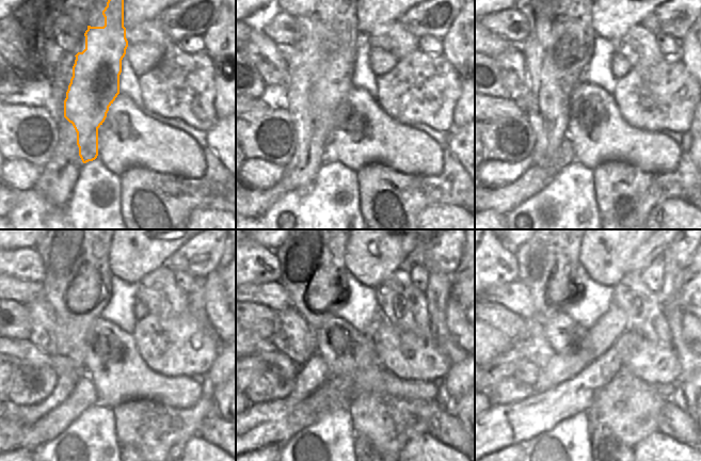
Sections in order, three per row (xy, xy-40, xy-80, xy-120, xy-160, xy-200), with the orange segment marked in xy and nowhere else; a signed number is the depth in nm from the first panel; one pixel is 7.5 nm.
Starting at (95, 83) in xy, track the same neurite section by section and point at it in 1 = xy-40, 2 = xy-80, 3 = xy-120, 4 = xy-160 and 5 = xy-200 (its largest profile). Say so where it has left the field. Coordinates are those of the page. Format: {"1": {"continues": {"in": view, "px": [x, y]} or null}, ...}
{"1": {"continues": {"in": "xy-40", "px": [340, 53]}}, "2": {"continues": {"in": "xy-80", "px": [585, 35]}}, "3": {"continues": {"in": "xy-120", "px": [105, 271]}}, "4": {"continues": {"in": "xy-160", "px": [343, 298]}}, "5": {"continues": {"in": "xy-200", "px": [577, 298]}}}

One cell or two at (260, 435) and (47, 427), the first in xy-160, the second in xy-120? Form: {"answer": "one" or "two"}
{"answer": "one"}

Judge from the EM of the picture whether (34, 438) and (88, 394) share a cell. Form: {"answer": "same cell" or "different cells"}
{"answer": "same cell"}

